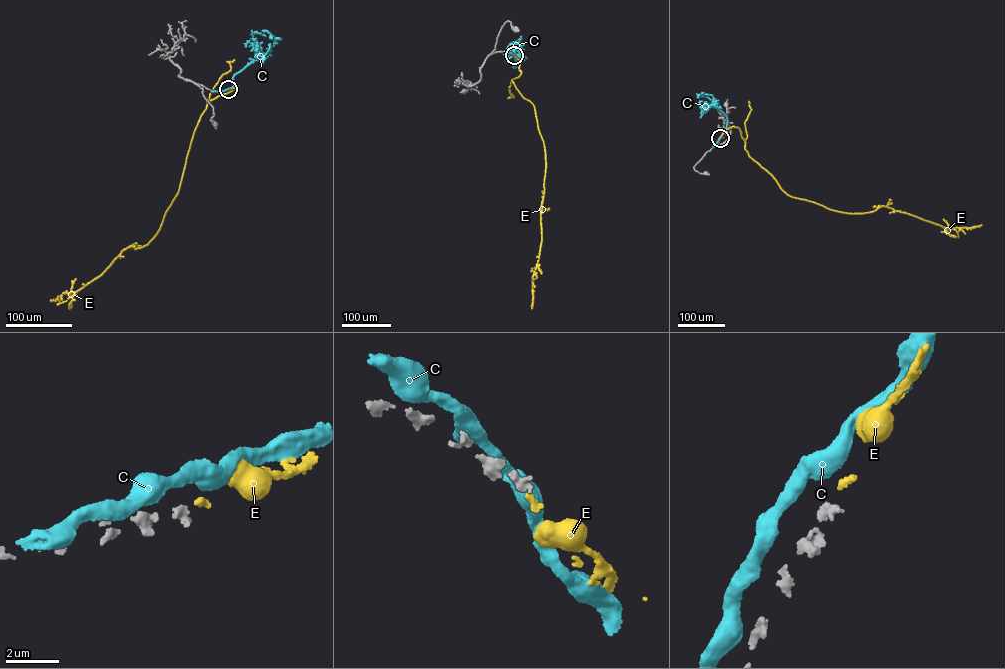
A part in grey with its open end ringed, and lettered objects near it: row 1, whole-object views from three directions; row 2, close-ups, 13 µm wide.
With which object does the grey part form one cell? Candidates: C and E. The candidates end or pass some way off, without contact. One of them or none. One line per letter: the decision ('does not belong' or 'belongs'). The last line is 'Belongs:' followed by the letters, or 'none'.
C: does not belong
E: belongs
Belongs: E

